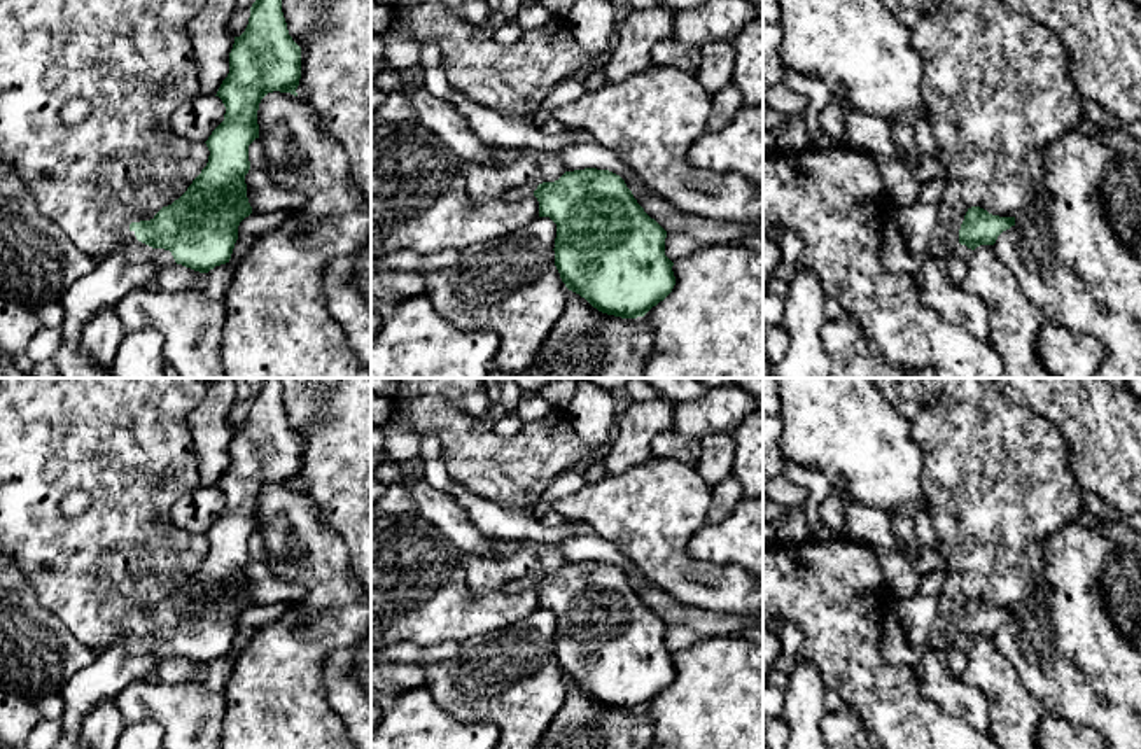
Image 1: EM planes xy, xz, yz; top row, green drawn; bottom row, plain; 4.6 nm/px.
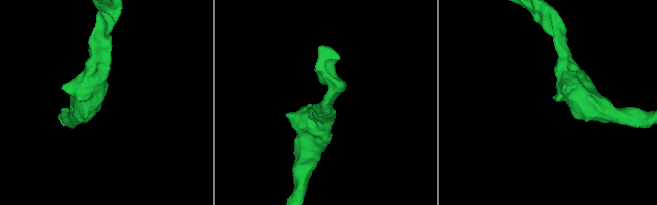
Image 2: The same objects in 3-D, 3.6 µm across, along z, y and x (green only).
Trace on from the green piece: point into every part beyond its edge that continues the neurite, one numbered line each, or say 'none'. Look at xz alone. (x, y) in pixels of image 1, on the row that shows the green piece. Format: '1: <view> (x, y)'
1: xz (527, 189)

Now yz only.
1: yz (958, 263)

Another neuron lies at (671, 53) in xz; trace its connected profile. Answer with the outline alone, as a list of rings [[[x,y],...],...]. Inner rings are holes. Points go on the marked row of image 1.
[[[676,38],[658,42],[651,51],[654,66],[679,68],[695,74],[700,66],[700,47],[684,46]]]

